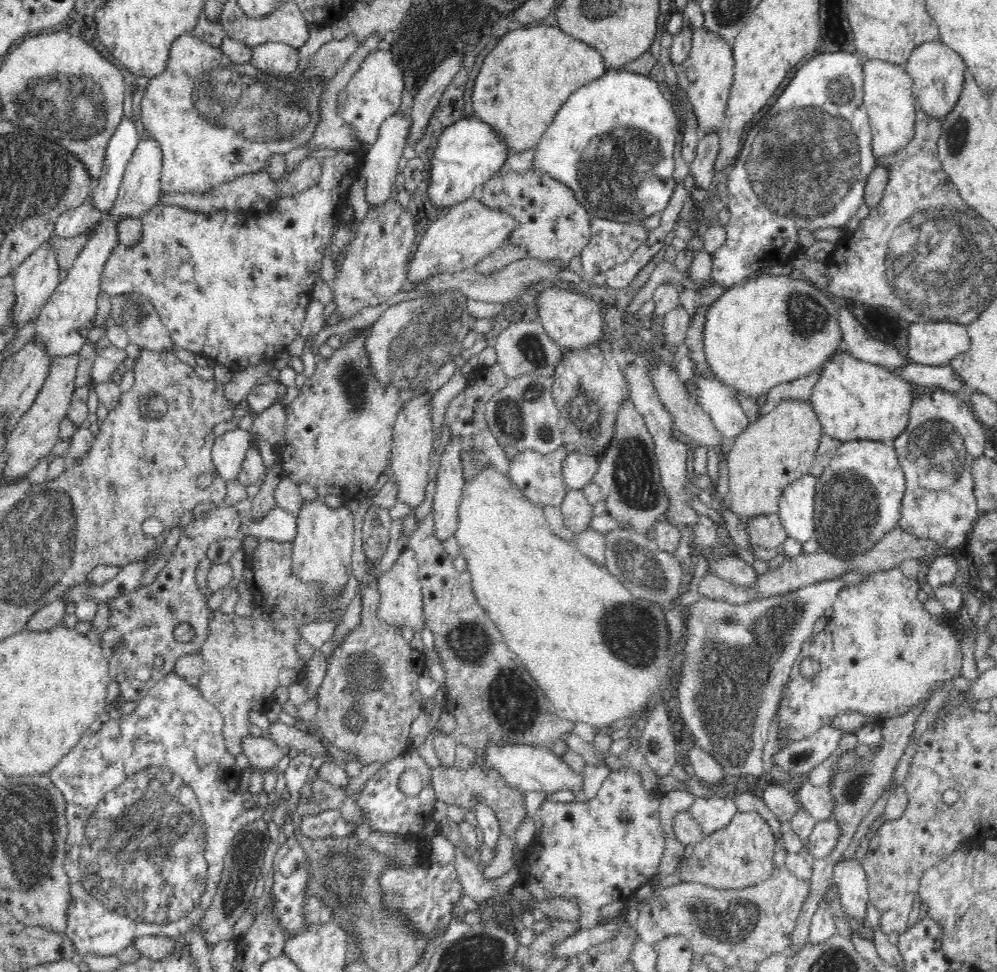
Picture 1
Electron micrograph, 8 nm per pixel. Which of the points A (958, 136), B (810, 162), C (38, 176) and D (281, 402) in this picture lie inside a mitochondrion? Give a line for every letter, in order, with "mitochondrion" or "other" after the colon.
A: mitochondrion
B: mitochondrion
C: mitochondrion
D: other

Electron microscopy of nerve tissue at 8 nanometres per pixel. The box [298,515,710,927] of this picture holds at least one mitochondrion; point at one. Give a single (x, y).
(628, 628)

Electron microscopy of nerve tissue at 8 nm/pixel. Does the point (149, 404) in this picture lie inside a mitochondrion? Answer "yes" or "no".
yes

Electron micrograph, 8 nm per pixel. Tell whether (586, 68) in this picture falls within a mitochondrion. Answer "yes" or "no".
no

